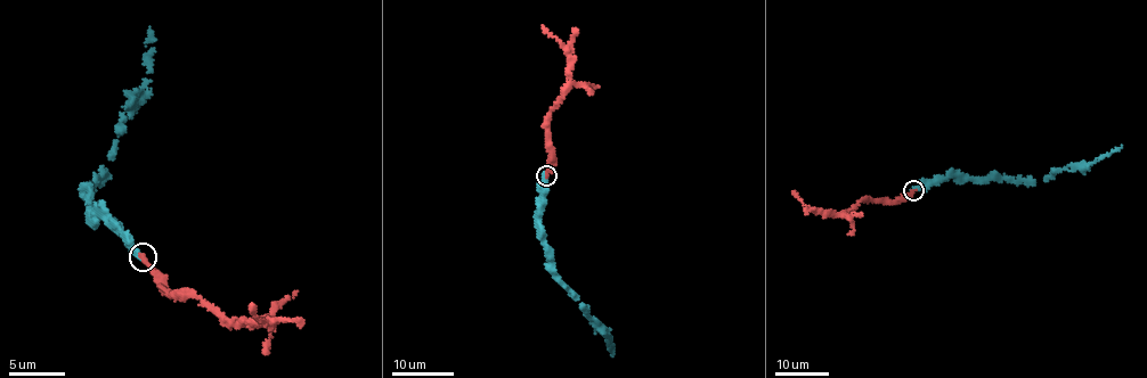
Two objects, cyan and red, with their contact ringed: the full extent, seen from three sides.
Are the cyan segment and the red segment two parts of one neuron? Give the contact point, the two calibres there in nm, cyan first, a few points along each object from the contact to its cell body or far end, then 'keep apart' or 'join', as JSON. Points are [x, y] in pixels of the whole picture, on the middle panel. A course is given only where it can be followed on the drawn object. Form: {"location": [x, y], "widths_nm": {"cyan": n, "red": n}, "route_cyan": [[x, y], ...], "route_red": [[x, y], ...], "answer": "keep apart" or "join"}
{"location": [546, 175], "widths_nm": {"cyan": 360, "red": 340}, "route_cyan": [[546, 175], [539, 229], [551, 272], [569, 288], [608, 337], [612, 354]], "route_red": [[546, 175], [551, 166], [547, 123], [566, 85], [569, 65], [567, 49], [542, 26]], "answer": "join"}

